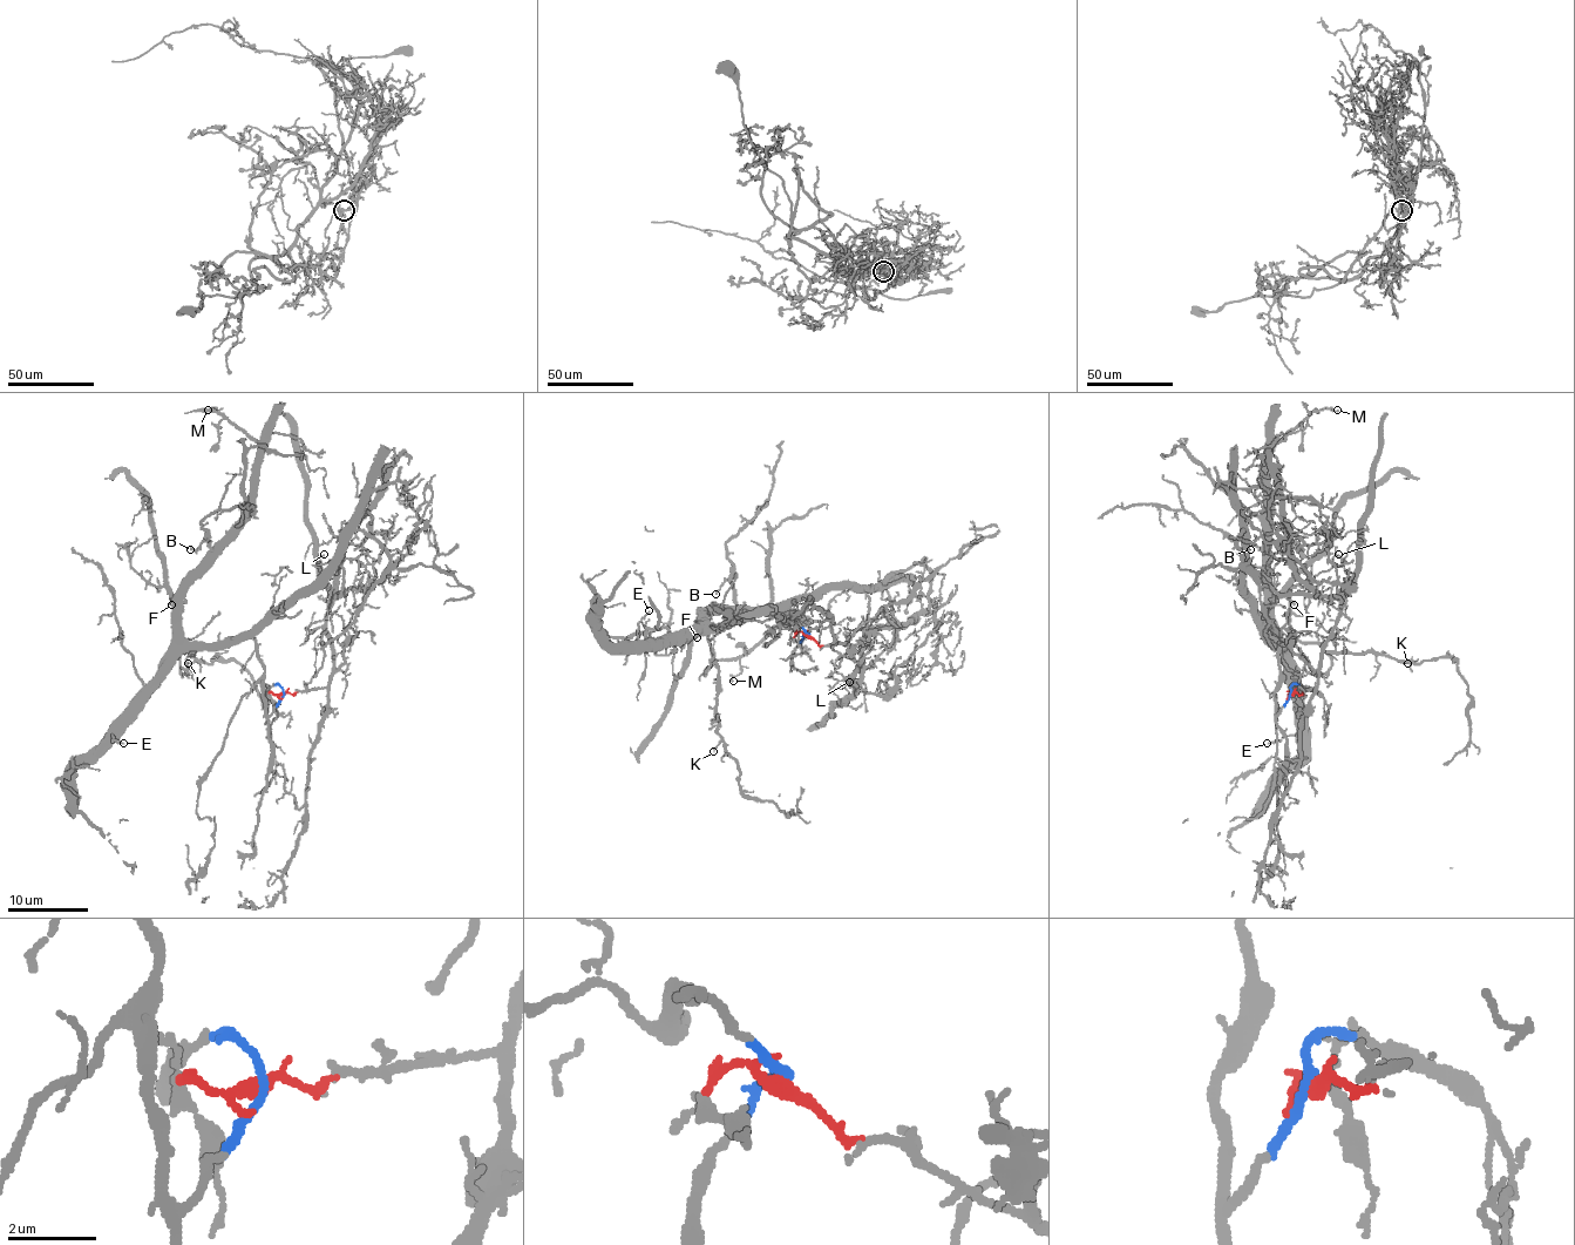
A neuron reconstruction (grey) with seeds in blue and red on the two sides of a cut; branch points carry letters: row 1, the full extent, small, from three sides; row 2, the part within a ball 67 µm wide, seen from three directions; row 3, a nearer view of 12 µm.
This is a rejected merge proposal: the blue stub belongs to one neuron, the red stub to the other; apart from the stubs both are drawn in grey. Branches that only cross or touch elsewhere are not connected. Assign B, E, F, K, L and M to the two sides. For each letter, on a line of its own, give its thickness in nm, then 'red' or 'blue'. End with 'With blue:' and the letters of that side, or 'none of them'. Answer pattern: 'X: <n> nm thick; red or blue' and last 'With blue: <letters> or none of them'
B: 120 nm thick; blue
E: 120 nm thick; blue
F: 130 nm thick; blue
K: 130 nm thick; blue
L: 150 nm thick; red
M: 170 nm thick; blue
With blue: B, E, F, K, M

